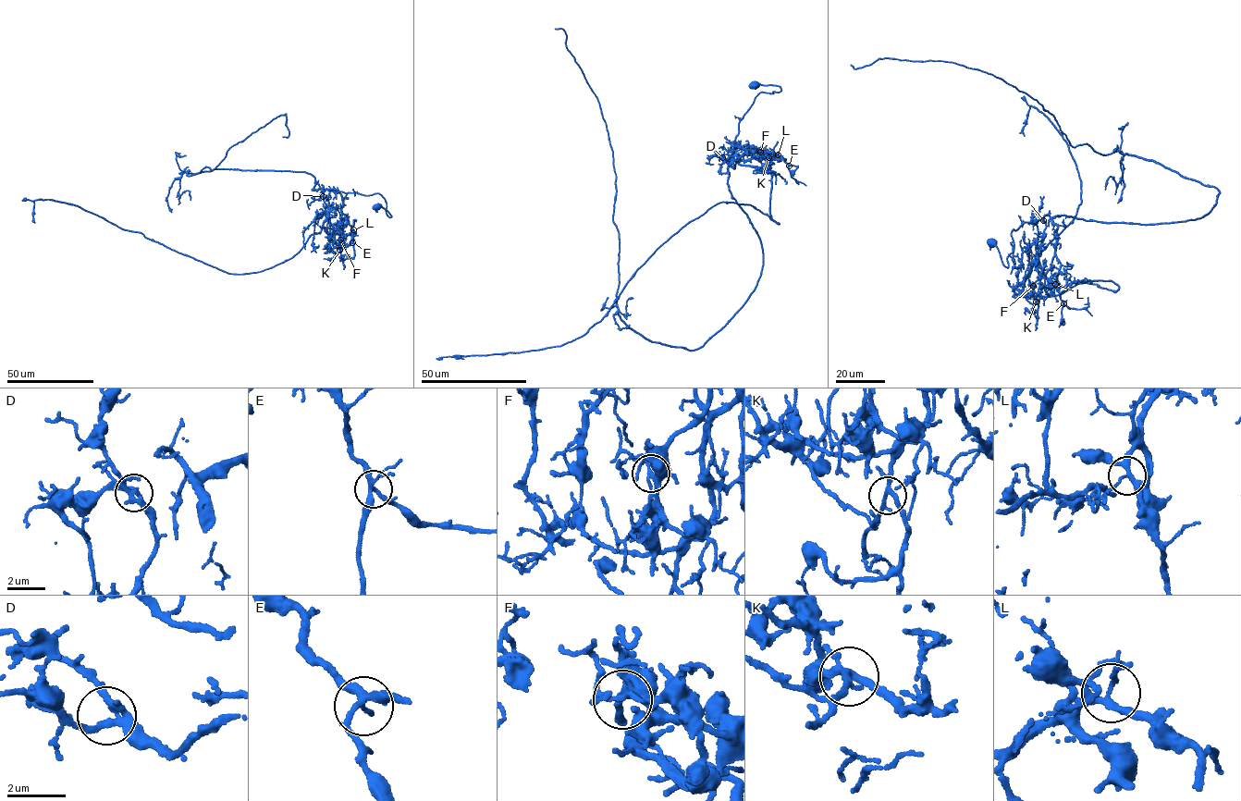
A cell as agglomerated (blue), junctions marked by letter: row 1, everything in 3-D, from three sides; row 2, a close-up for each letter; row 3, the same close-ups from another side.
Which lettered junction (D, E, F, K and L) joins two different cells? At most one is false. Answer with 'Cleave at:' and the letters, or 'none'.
Cleave at: F

